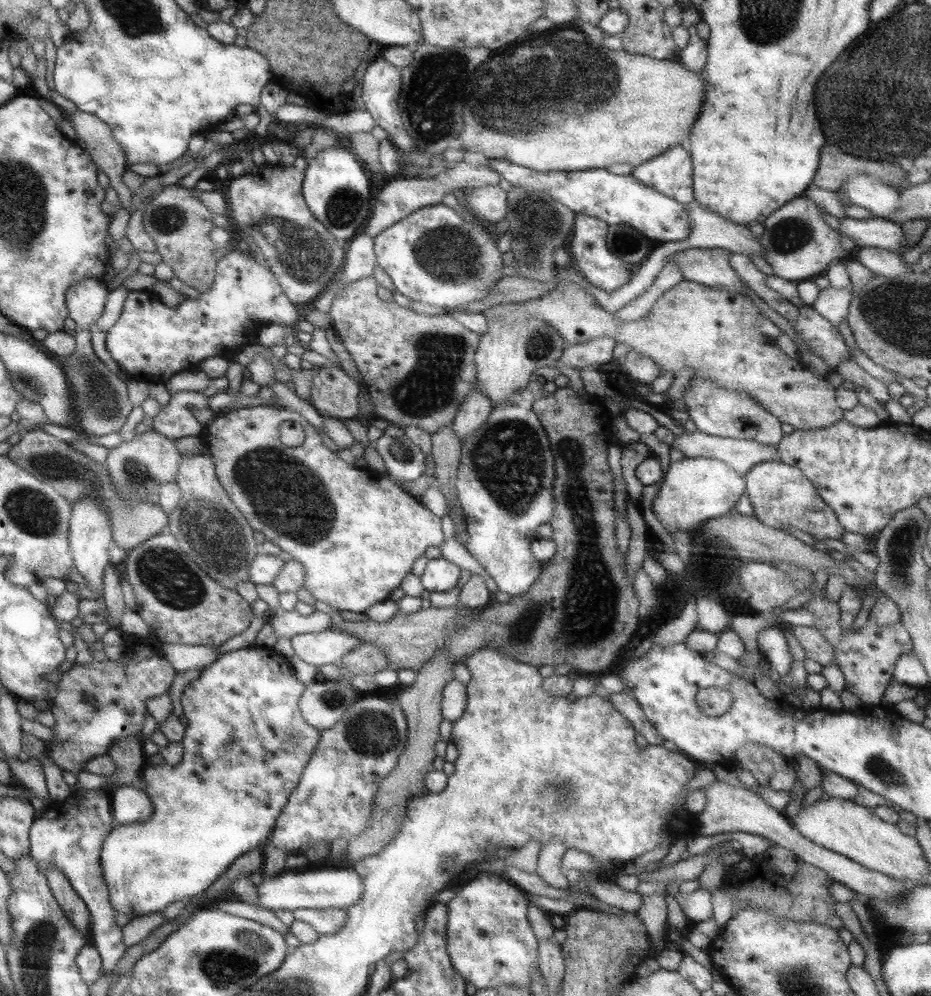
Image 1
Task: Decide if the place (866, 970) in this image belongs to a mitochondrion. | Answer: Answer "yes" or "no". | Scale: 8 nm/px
no

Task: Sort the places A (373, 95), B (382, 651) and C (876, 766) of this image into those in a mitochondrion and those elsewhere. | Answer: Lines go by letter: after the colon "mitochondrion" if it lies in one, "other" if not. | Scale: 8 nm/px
A: other
B: other
C: mitochondrion

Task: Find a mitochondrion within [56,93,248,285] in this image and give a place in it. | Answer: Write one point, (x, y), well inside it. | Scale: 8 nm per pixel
(166, 219)

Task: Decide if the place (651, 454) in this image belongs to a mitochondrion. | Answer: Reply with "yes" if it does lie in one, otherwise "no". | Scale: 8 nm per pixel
no

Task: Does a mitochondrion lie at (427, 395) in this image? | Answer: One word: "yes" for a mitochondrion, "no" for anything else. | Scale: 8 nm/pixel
yes

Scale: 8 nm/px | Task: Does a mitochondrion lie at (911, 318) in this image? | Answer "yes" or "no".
yes

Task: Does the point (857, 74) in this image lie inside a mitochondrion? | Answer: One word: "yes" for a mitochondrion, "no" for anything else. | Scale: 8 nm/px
yes

